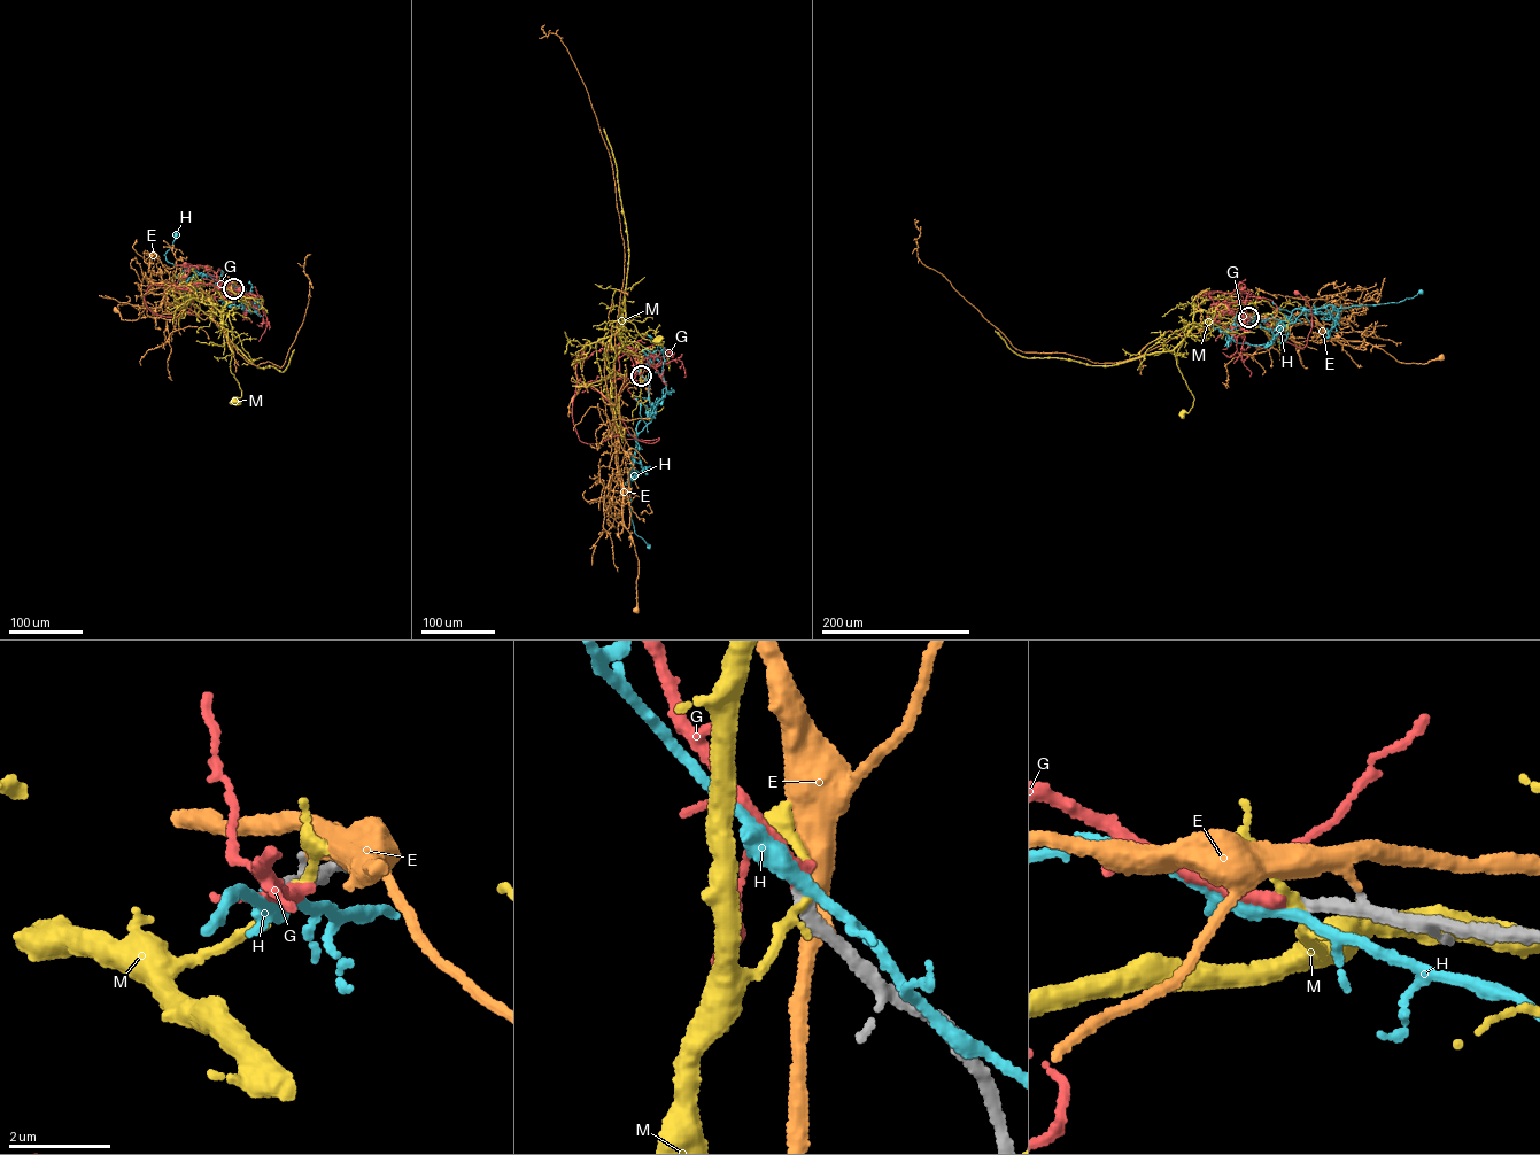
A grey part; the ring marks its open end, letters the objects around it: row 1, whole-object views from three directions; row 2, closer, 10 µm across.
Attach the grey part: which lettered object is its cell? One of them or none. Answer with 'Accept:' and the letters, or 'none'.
Accept: G

